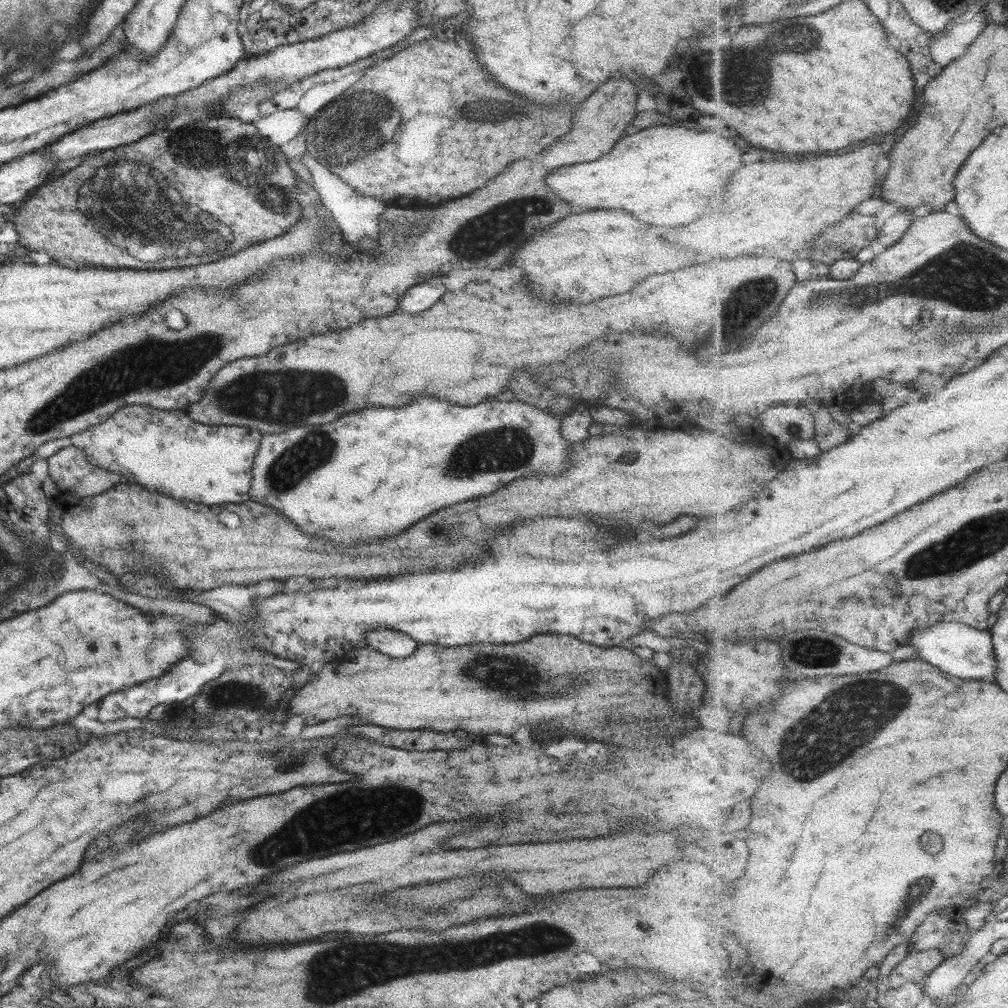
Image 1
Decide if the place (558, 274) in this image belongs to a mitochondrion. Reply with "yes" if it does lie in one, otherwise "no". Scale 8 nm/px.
no

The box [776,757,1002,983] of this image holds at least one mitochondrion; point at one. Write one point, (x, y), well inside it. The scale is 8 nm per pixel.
(913, 895)

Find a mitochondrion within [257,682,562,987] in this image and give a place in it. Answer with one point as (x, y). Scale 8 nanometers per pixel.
(496, 949)

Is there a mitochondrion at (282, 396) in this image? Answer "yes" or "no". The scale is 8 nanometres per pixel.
yes

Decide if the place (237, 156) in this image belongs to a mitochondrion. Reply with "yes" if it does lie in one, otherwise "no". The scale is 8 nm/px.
yes

